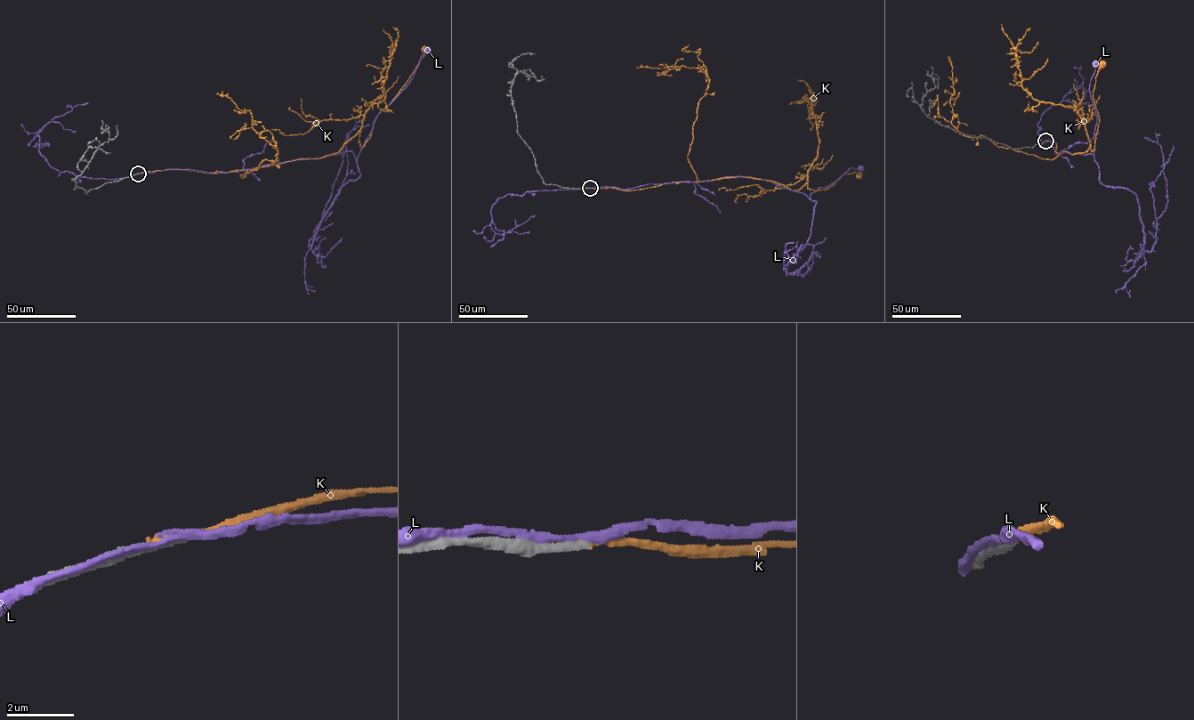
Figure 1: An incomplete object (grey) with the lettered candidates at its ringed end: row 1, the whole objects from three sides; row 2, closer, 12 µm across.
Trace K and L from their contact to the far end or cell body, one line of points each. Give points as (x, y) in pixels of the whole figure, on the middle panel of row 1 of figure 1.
K: (590, 188), (633, 190), (741, 176), (794, 190), (806, 183), (815, 191), (843, 174), (860, 176)
L: (590, 188), (628, 189), (744, 176), (769, 180), (810, 199), (811, 193), (829, 186), (849, 168), (861, 168)

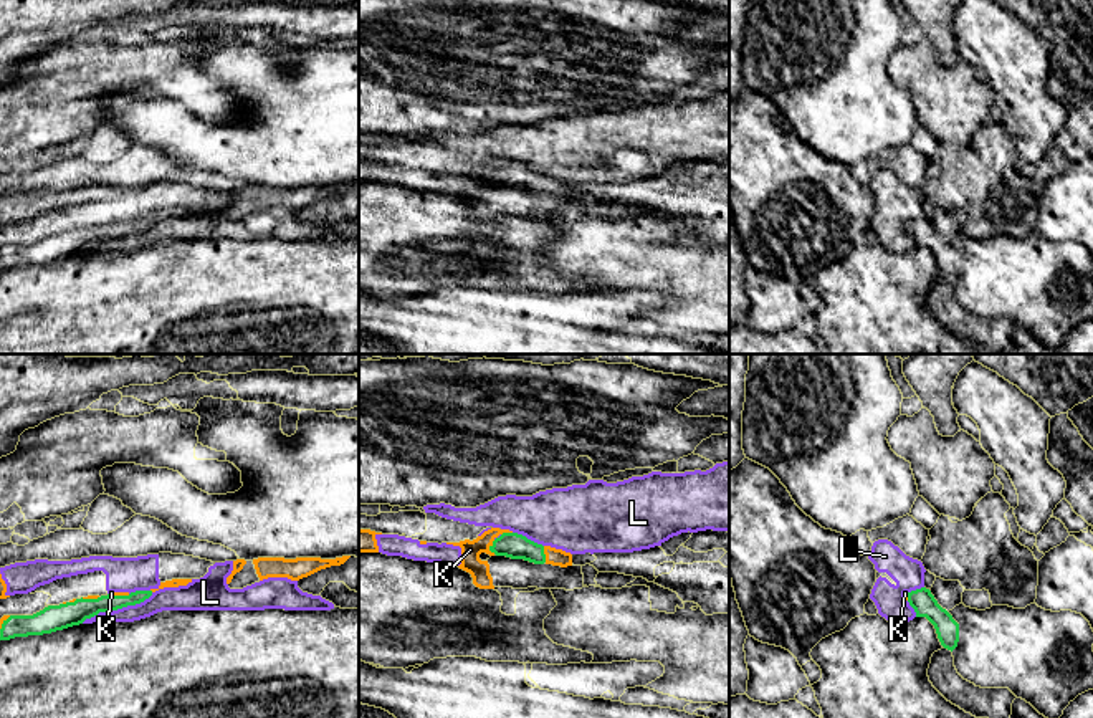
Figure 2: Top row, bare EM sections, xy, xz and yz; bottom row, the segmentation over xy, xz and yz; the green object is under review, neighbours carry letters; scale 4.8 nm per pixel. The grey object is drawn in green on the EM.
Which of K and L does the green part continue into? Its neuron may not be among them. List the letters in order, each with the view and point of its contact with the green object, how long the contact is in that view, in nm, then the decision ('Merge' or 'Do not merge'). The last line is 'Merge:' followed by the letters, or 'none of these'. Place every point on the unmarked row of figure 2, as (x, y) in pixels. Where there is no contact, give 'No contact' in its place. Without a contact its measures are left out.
K: Touches green at xz (493, 174). Shared border 90 nm. Merge
L: Touches green at xy (116, 239). Shared border 380 nm. Do not merge
Merge: K

